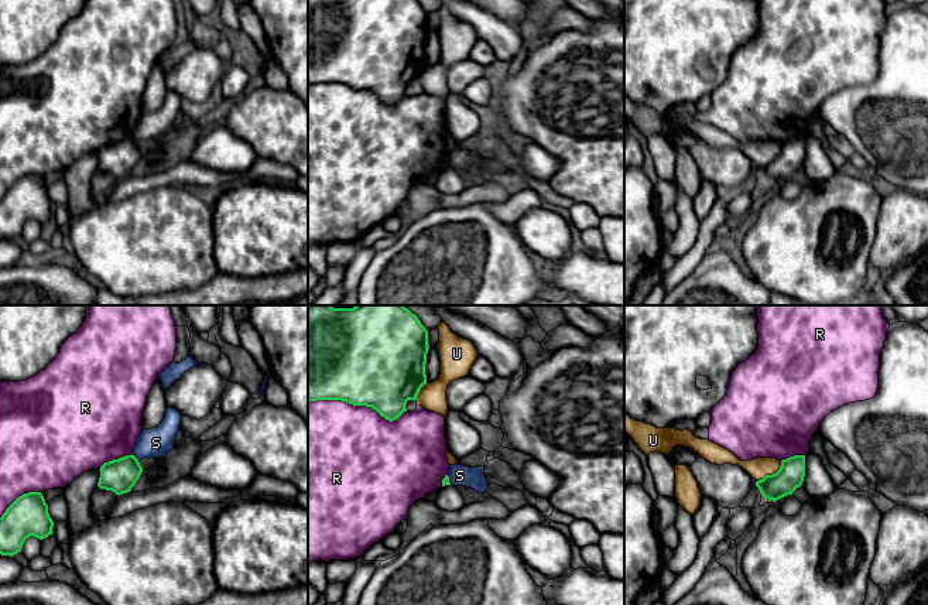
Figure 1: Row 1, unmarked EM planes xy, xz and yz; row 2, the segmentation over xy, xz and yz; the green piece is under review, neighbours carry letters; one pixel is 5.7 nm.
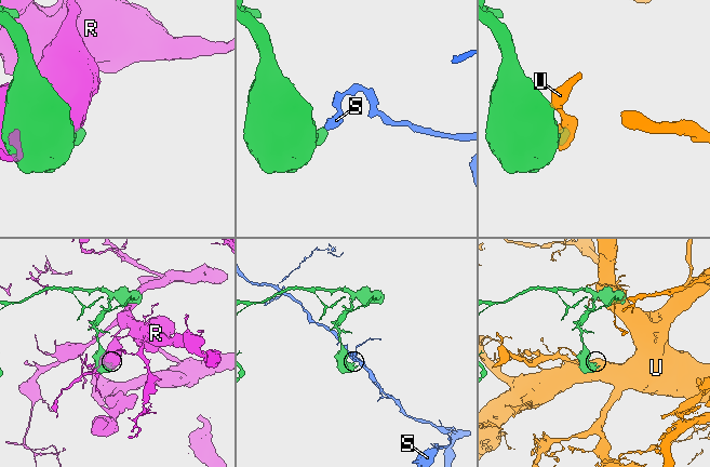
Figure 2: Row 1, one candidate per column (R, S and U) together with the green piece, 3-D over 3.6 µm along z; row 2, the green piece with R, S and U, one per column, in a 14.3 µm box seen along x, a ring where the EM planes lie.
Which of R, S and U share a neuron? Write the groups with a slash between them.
R / S / U

